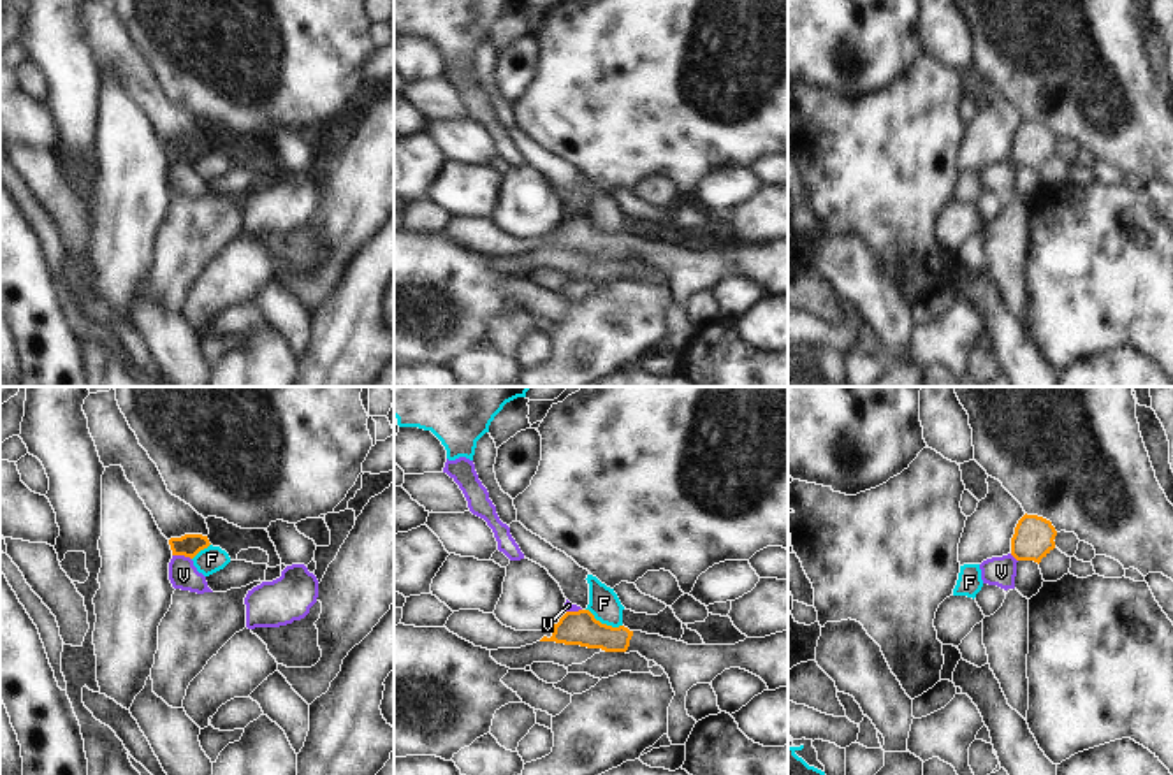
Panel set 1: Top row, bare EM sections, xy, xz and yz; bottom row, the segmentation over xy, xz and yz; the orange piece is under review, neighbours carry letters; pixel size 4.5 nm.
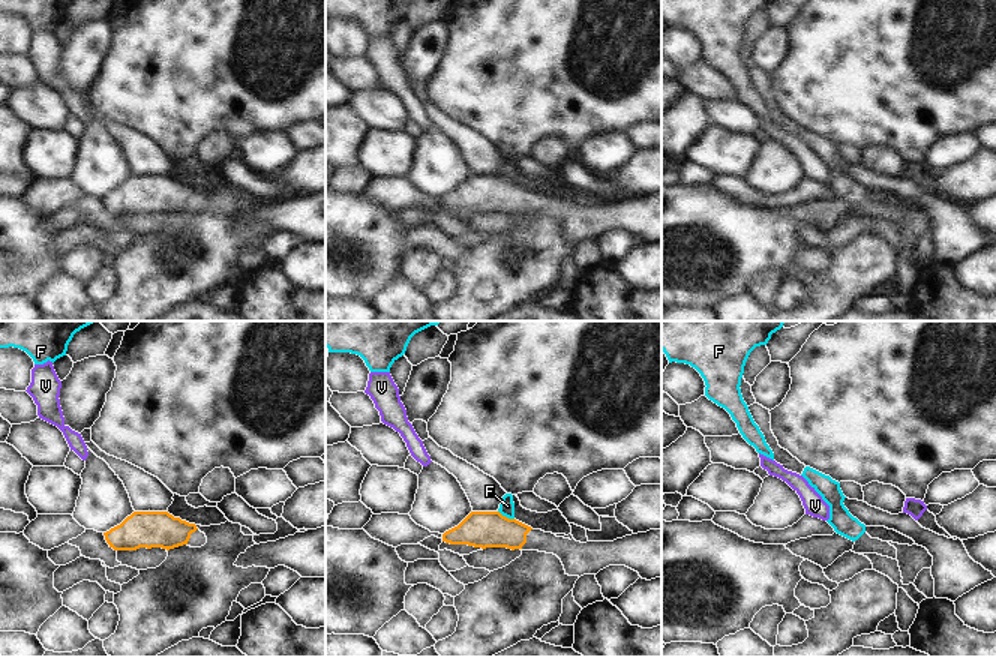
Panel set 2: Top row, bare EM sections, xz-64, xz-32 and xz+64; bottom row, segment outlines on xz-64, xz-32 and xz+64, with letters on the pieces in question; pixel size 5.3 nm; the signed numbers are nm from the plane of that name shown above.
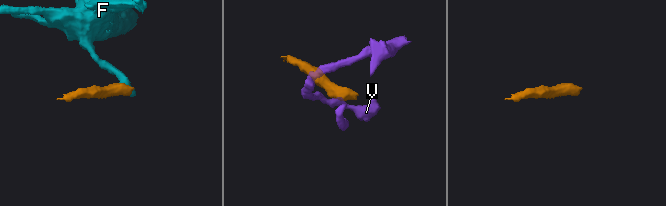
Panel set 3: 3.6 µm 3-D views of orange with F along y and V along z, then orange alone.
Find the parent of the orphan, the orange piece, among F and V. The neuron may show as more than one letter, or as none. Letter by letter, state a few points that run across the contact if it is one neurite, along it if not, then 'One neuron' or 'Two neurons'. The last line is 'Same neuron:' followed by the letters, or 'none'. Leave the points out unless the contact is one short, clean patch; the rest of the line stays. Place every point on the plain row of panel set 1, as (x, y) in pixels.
F: Line: xz (586, 215), (602, 229), (621, 232). Two neurons
V: Line: xy (173, 160), (183, 160), (190, 166). Two neurons
Same neuron: none

